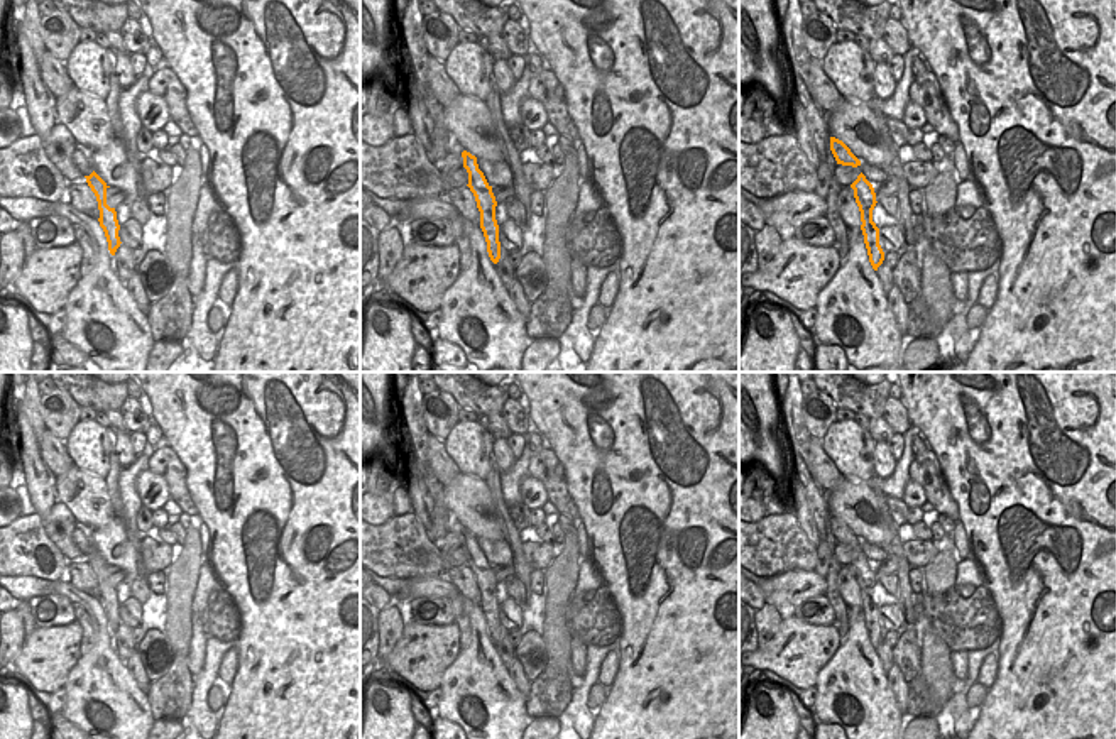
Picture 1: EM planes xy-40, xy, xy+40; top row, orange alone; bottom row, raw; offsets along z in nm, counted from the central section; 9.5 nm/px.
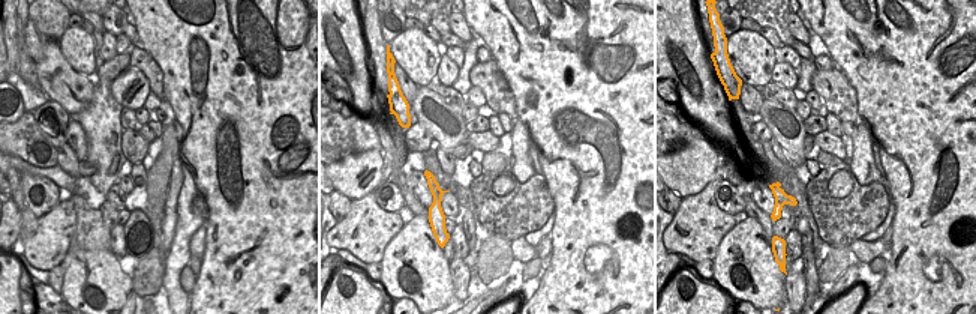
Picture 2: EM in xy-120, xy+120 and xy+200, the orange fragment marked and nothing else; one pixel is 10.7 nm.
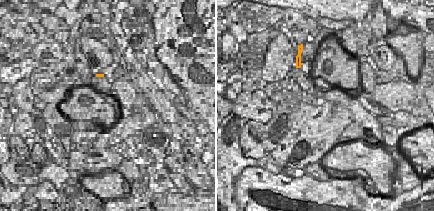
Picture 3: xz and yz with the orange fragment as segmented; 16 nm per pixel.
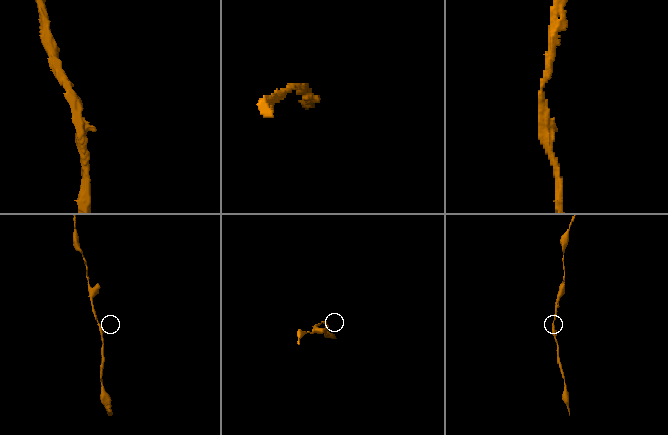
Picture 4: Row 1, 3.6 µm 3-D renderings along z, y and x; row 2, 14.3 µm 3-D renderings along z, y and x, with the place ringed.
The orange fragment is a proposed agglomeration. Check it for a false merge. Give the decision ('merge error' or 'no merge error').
no merge error

